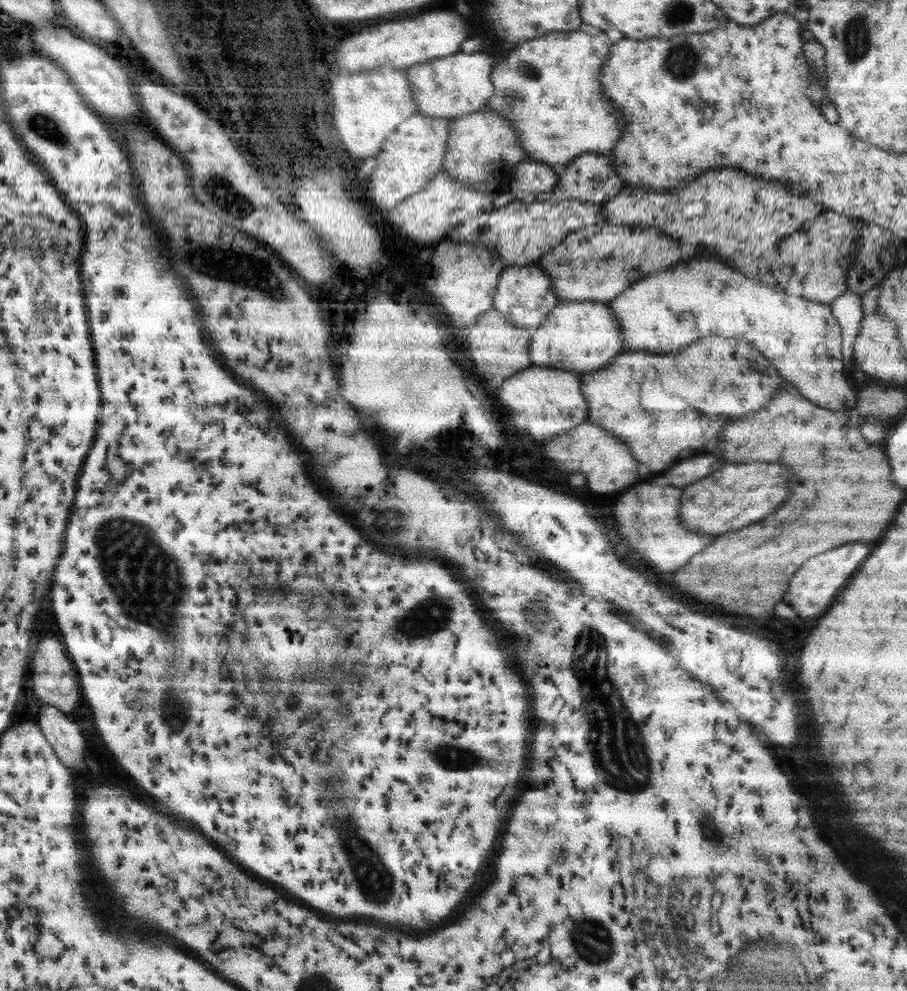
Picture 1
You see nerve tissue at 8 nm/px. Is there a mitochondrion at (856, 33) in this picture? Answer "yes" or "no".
yes

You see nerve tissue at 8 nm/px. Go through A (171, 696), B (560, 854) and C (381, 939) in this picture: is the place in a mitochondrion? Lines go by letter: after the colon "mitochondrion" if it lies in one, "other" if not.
A: mitochondrion
B: mitochondrion
C: other

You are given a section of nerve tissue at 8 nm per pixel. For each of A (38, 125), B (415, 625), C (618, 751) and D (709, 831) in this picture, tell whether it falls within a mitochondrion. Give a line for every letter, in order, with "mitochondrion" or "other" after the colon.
A: mitochondrion
B: mitochondrion
C: mitochondrion
D: mitochondrion

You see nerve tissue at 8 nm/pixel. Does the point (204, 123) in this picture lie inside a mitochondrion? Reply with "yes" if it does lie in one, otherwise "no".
no

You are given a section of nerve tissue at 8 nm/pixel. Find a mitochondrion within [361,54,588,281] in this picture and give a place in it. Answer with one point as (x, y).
(528, 70)

